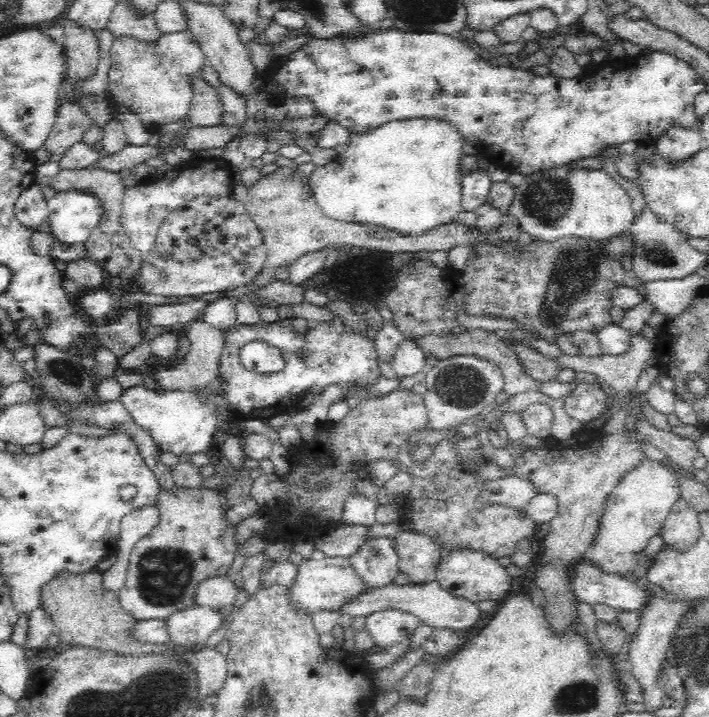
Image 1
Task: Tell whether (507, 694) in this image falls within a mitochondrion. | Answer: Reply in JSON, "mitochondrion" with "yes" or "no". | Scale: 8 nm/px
{"mitochondrion":"no"}

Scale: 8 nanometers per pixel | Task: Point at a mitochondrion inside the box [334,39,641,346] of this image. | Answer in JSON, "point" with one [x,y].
{"point":[573,275]}

